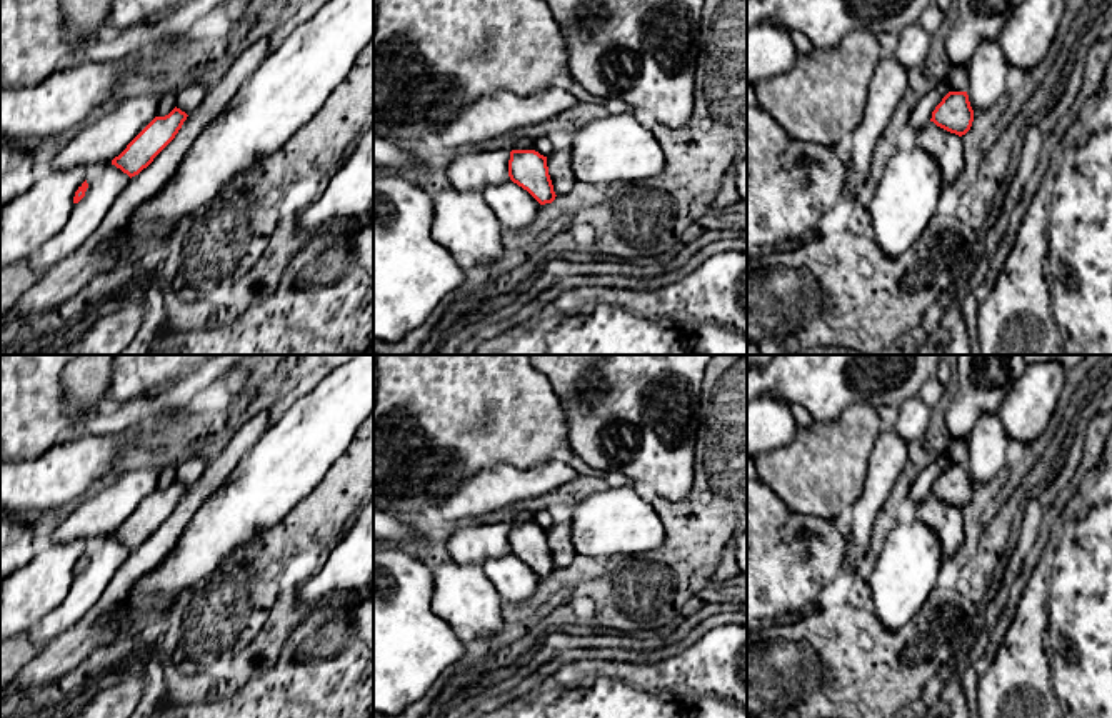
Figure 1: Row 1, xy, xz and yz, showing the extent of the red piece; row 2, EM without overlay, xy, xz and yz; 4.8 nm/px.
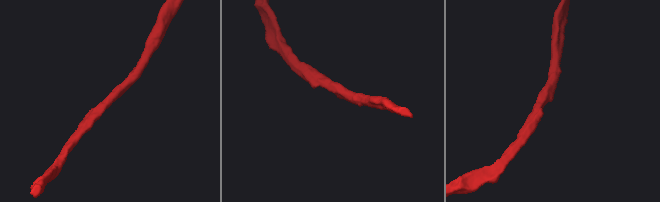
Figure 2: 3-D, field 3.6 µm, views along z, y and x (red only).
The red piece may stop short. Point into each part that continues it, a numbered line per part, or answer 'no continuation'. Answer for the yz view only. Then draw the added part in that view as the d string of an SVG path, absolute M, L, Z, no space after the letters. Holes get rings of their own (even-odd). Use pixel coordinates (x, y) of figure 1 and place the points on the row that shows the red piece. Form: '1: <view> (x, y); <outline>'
no continuation

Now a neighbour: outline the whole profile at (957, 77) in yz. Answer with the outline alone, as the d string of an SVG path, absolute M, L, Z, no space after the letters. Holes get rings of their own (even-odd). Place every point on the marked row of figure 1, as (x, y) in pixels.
M950 65L945 82L949 85L949 92L967 92L969 88L969 68Z

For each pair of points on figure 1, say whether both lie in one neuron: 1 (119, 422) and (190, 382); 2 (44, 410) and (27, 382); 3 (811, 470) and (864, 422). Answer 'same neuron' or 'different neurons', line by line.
1: same neuron
2: same neuron
3: same neuron

